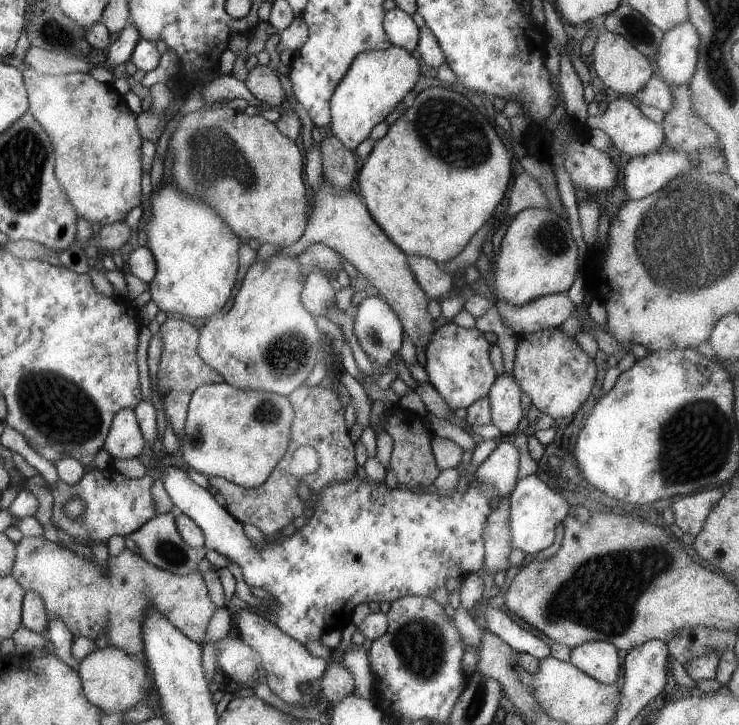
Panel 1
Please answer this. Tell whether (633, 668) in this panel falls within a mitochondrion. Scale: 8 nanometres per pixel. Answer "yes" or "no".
no

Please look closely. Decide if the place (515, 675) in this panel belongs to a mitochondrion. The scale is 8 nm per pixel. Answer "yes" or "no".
yes

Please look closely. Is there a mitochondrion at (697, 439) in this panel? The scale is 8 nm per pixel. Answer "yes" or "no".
yes

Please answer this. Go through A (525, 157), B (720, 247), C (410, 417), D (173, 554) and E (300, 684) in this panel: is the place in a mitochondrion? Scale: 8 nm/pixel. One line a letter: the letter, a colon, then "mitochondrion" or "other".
A: other
B: mitochondrion
C: other
D: mitochondrion
E: other

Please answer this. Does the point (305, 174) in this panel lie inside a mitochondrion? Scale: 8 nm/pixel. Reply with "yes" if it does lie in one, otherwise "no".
no

